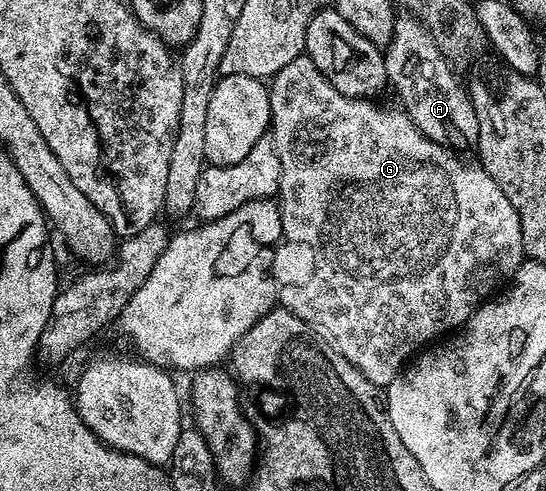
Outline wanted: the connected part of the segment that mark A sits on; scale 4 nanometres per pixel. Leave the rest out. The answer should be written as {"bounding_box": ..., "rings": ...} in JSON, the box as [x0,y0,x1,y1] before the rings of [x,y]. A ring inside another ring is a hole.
{"bounding_box":[384,16,480,151],"rings":[[[413,16],[395,17],[394,36],[384,57],[389,85],[398,89],[401,105],[419,132],[446,150],[473,151],[480,136],[473,97],[462,87],[461,80],[454,75],[455,67],[438,51],[436,40],[432,40],[424,24]]]}

